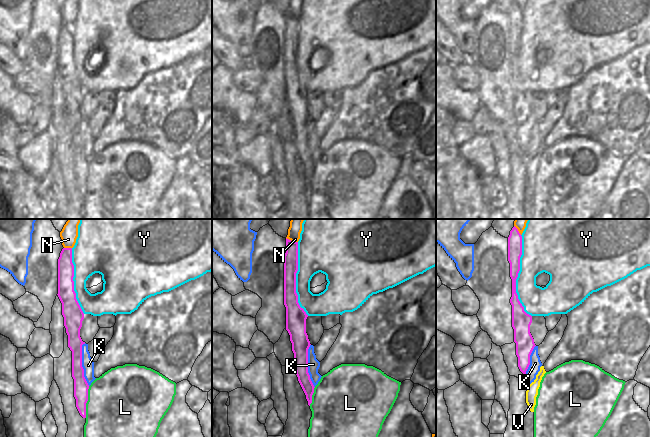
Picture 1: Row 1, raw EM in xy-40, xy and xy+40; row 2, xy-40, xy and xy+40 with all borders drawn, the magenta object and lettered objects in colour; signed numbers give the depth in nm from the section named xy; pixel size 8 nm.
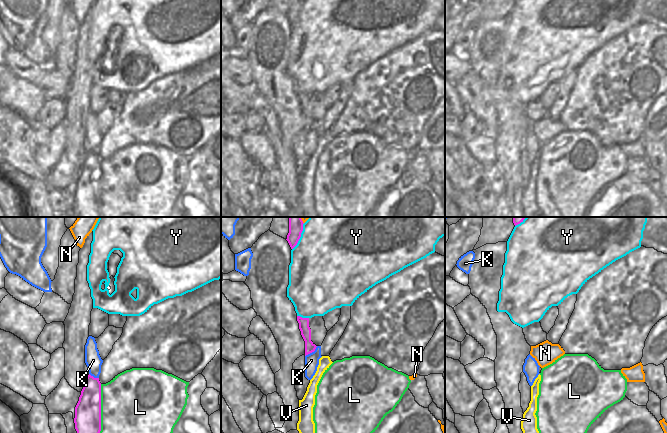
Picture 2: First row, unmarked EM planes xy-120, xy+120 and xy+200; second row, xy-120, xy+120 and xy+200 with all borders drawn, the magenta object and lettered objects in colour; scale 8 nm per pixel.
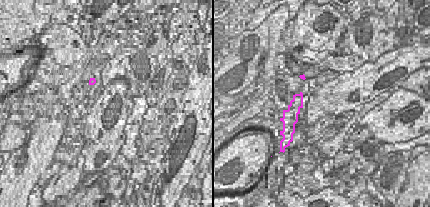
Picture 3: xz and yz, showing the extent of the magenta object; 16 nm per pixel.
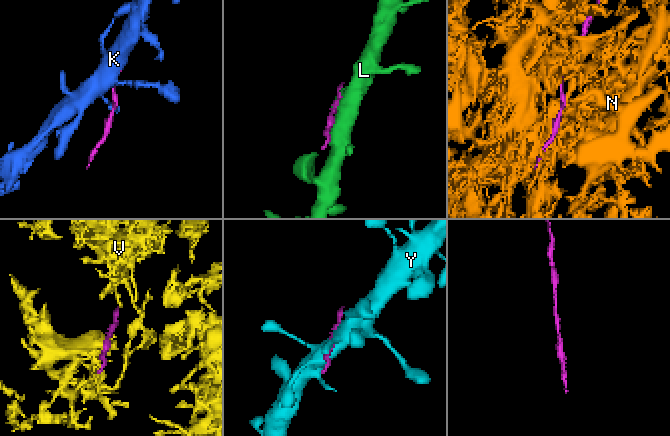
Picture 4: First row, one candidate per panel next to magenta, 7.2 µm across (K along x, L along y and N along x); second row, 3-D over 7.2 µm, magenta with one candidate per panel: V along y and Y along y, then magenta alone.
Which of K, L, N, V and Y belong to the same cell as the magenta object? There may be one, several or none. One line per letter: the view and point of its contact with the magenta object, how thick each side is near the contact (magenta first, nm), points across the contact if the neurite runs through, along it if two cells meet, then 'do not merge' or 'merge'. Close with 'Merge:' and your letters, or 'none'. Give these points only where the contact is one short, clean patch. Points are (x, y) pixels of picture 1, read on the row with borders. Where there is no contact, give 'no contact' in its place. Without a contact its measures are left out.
K: contact xy-40 (81, 364); calibres 120 and 100 nm; border xy-40 (83, 343), (83, 376), (89, 385); do not merge
L: contact xy-40 (86, 402); calibres 120 and 480 nm; do not merge
N: contact xy (292, 241); calibres 110 and 100 nm; do not merge
V: no contact; do not merge
Y: contact xy+40 (517, 276); calibres 110 and 280 nm; do not merge
Merge: none

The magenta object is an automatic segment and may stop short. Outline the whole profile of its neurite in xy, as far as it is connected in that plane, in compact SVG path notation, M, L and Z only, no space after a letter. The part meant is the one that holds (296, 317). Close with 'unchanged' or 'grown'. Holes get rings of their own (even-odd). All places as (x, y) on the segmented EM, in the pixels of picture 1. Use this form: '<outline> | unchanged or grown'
M286 238L284 255L284 305L286 307L286 330L290 335L294 353L294 369L306 395L308 405L312 403L314 385L308 373L308 349L310 341L306 333L308 315L298 303L296 273L298 271L298 242Z | unchanged

